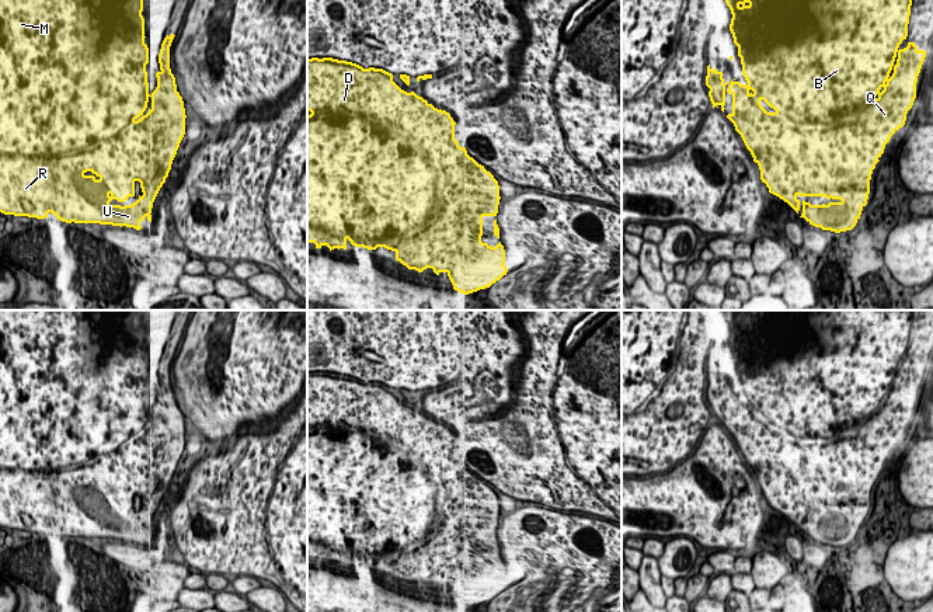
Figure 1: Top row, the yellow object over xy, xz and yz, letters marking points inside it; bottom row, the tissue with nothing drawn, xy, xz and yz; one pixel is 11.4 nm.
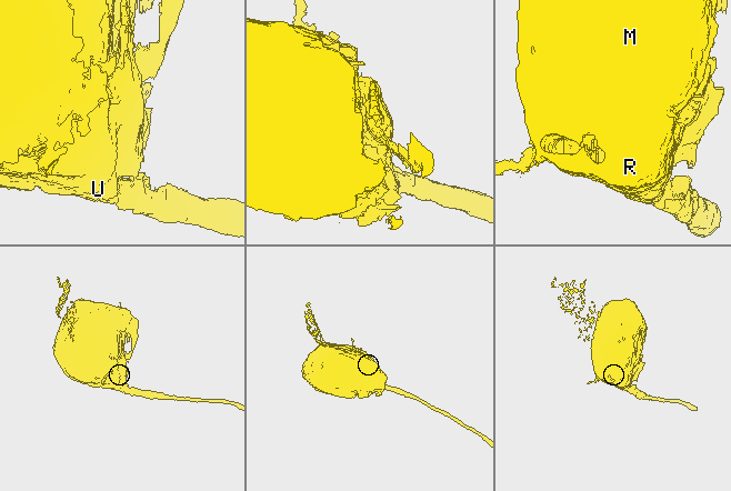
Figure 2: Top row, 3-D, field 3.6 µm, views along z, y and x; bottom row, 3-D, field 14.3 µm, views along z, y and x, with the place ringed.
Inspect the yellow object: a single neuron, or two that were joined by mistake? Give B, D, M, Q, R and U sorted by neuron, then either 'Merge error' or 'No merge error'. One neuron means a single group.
Groups: B D M Q R U. No merge error

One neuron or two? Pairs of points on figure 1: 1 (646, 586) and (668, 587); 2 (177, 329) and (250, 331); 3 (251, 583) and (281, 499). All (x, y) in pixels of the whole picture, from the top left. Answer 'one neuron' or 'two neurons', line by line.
1: two neurons
2: two neurons
3: two neurons

